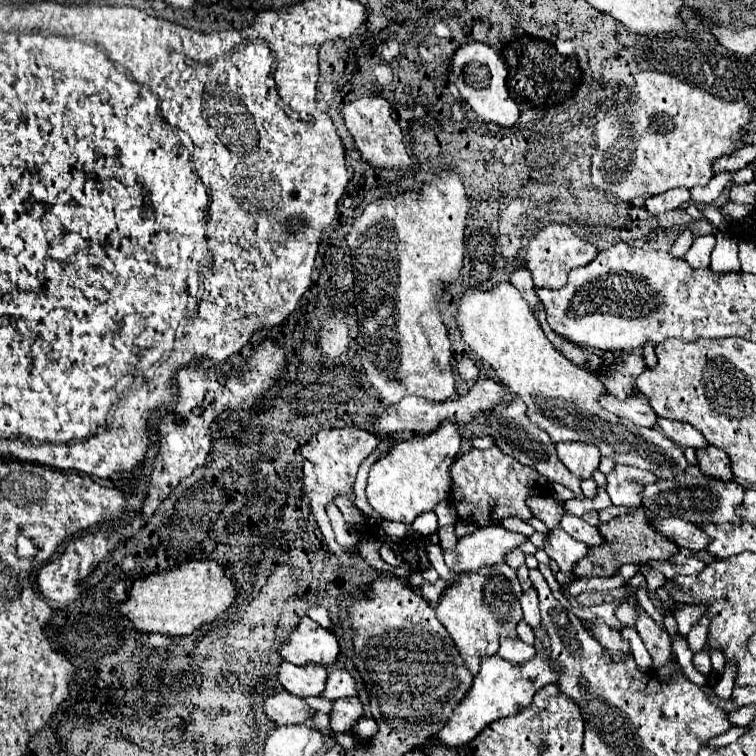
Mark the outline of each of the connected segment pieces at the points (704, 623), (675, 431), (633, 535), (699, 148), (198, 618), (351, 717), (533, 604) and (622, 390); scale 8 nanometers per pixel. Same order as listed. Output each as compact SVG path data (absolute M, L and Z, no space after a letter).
M706 611L687 635L687 643L693 653L701 651L706 644L709 618L710 614Z
M657 418L657 426L661 428L661 432L671 438L677 446L681 448L703 448L707 446L707 440L703 438L703 434L699 434L699 430L695 430L691 424L685 422L677 422L677 420L669 420L669 418Z
M637 508L623 516L617 516L599 526L599 534L603 534L603 546L591 546L591 554L575 562L575 574L583 576L613 576L623 564L645 564L647 560L669 560L669 556L677 554L679 548L669 538L657 534L647 520L647 510Z
M643 70L635 74L633 102L629 98L595 124L591 182L631 206L673 188L707 186L713 162L745 146L747 122L751 122L751 104L743 98L717 98L671 74Z
M191 560L163 572L153 572L133 580L127 600L113 610L133 622L141 632L159 632L167 636L187 636L223 614L235 602L237 588L223 574L223 568L211 560Z
M357 696L353 698L339 698L333 702L333 708L329 712L331 718L331 732L349 732L357 720L363 716L363 706Z
M529 588L527 592L523 592L521 596L521 608L523 608L523 618L531 628L537 628L541 622L539 616L539 600L537 600L537 590Z
M609 352L609 360L603 356L603 368L591 368L585 362L585 370L595 374L601 384L605 386L605 392L615 398L627 398L633 394L631 386L635 378L645 370L645 362L641 356L635 354L623 354L623 352Z

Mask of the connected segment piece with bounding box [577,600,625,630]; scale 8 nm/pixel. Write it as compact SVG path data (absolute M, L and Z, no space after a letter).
M605 602L605 604L599 604L599 606L585 606L581 610L577 610L577 616L583 618L583 620L591 620L591 618L601 618L605 620L611 628L615 630L621 630L625 628L617 618L615 618L615 606L619 606L619 602Z

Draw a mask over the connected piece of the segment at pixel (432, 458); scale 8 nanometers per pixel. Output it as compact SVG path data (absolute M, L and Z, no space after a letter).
M443 422L435 432L427 436L415 436L411 440L403 440L395 444L385 456L381 456L369 472L367 480L367 502L373 510L389 522L403 522L413 524L413 520L433 510L437 502L445 500L451 490L451 476L449 466L459 450L461 438L451 422Z

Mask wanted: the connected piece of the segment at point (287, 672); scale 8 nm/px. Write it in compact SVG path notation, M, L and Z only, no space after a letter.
M281 662L277 670L277 680L283 684L287 692L299 698L307 698L307 696L319 696L325 690L327 672L321 664L295 666L289 662Z

